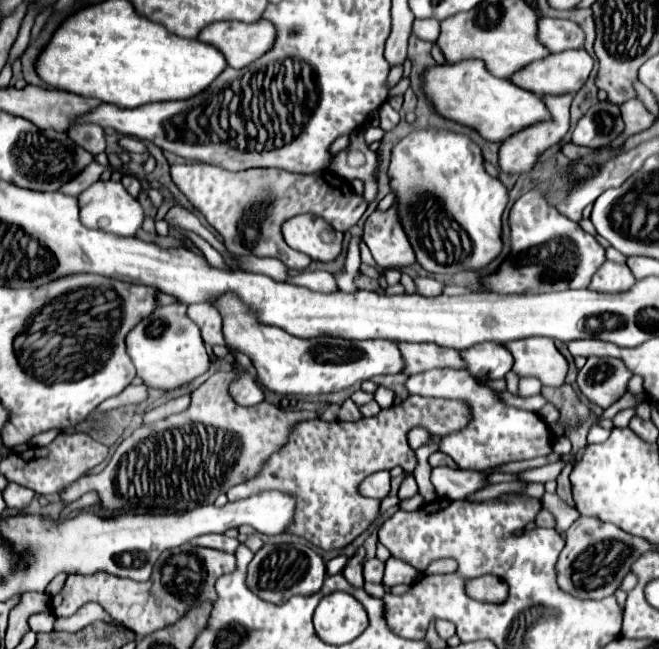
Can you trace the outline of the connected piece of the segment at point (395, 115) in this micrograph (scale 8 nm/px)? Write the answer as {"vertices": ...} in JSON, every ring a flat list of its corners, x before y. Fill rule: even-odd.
{"vertices":[[389,104,381,106,379,116,381,116,381,128,383,130,393,130,399,124,399,112,395,112]]}

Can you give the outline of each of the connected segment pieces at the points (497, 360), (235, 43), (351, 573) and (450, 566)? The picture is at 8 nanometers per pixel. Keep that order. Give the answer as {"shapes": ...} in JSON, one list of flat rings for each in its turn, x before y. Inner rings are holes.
{"shapes":[[[477,344,461,354,467,362,469,374,477,380,503,378,513,366,511,352,507,352,503,344]],[[267,20,255,24,215,22,199,32,199,40,215,44,231,68,245,68,273,46,275,28]],[[361,546,355,553,355,556,347,562,347,566,345,566,345,570,343,570,343,576,353,584,353,586,357,586,357,588,363,588,364,586,364,578,363,574,361,574,361,564,365,560,366,551,363,546]],[[437,560,429,566,429,574,451,574,457,570,457,562,455,560]]]}

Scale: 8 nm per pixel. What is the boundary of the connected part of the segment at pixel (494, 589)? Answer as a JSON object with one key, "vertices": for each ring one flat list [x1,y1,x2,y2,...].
{"vertices":[[475,578,465,584,467,596,479,600,479,602,503,602,507,600,507,584,499,578]]}

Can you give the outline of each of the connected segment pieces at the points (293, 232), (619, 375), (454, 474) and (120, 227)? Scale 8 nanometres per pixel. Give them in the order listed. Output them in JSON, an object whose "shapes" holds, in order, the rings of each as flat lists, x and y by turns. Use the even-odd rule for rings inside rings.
{"shapes":[[[299,214,283,224,283,238,293,250,307,254,311,260,331,262,341,252,343,236,337,234,335,242,325,244,319,238,319,234,327,228,329,228,329,224,323,218,313,216,313,214]],[[591,356,577,374,577,386,589,402,605,410,627,392,631,376,627,366,617,358]],[[439,466,439,468,433,468,431,472,431,484,437,496,441,498,465,500,473,492,489,486,489,480,487,480,487,474,483,472]],[[97,180,85,192,81,192,77,196,77,200,79,200,81,222,87,228,97,228,97,230,111,232,111,234,117,234,117,236,135,236,135,232,141,228,141,222,145,218,141,204,123,188,121,182]]]}

